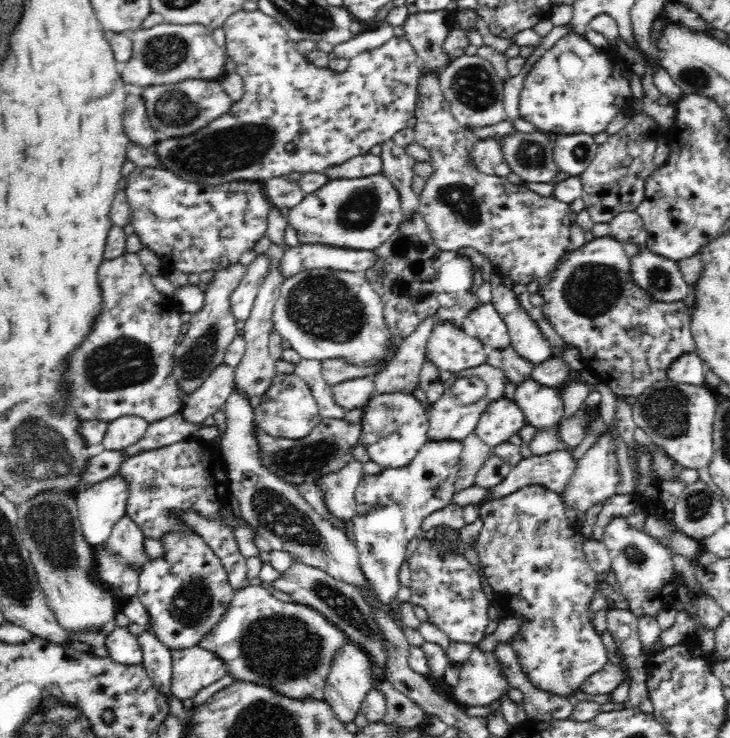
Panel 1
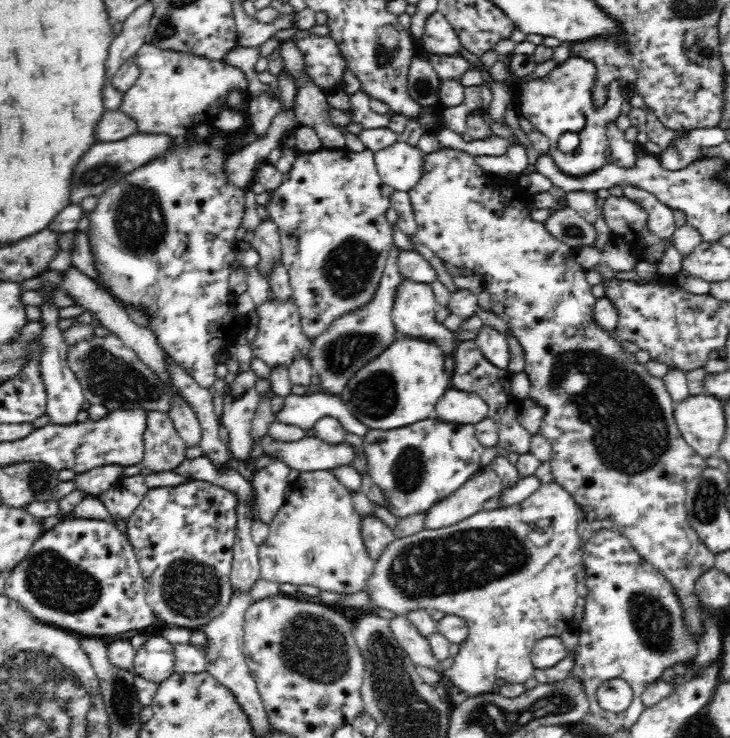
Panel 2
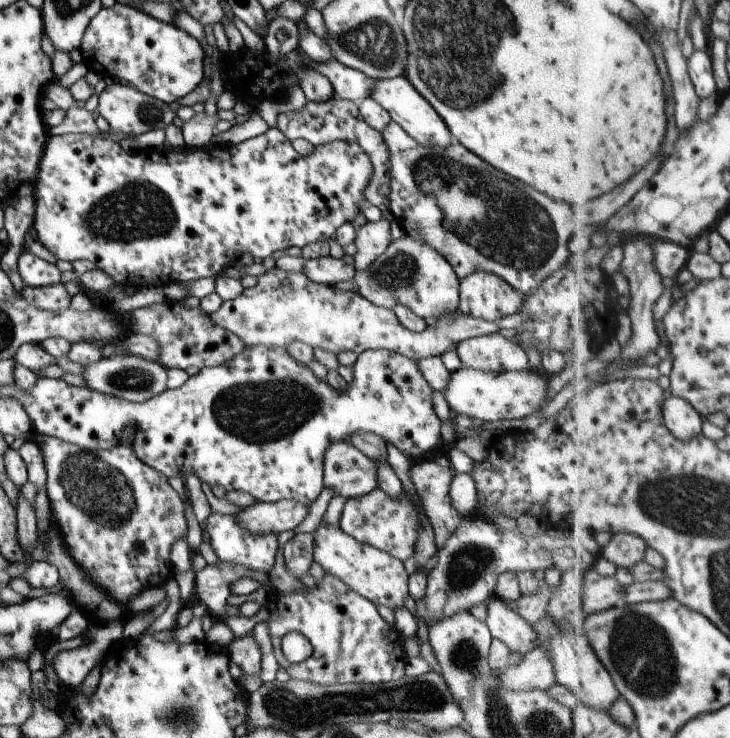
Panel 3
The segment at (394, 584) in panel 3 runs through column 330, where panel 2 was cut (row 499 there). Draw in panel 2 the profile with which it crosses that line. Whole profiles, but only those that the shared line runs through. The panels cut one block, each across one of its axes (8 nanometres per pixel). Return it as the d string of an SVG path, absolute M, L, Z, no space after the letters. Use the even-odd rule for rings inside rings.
M554 480L548 482L548 484L541 484L534 494L528 496L520 504L508 508L501 507L496 510L482 510L452 526L438 528L438 530L425 529L416 534L395 539L391 544L388 544L385 552L382 552L382 555L375 561L374 572L364 584L364 591L368 591L368 597L370 597L369 612L382 608L393 612L395 615L406 616L416 610L424 610L426 612L438 610L445 615L460 616L467 623L469 635L460 644L459 652L454 657L452 667L445 670L445 678L451 682L452 686L461 688L468 695L478 695L492 693L492 686L496 684L498 678L505 680L507 683L524 684L528 678L534 676L536 668L531 661L531 651L537 640L544 637L559 637L560 634L575 624L574 610L576 610L576 600L578 600L579 596L576 591L576 584L578 584L576 574L578 574L580 565L583 565L583 547L585 544L577 531L581 513L582 508L579 508L579 505L572 499L572 494L568 493Z

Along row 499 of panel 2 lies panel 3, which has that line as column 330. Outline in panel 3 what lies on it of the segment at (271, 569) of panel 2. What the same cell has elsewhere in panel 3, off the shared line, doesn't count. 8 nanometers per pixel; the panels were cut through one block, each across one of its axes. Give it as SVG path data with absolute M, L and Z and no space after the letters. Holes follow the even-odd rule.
M277 267L258 277L257 284L253 288L240 289L237 298L224 301L219 310L210 313L207 318L215 326L234 334L247 346L262 345L285 349L292 342L302 342L312 349L321 348L335 355L342 352L354 352L357 356L369 349L385 349L416 362L424 358L441 357L449 350L455 350L461 341L481 335L490 335L500 329L494 321L455 314L453 318L442 316L436 321L431 321L422 333L414 333L397 321L396 314L392 309L375 306L356 290L342 292L330 285L314 283L302 272L285 272Z

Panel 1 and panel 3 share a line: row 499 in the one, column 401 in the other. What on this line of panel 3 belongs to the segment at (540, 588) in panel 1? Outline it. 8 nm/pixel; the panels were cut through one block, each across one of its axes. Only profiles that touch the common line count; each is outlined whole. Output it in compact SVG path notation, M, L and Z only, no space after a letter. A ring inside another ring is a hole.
M376 488L364 496L347 500L339 526L345 534L350 534L358 542L374 546L404 562L413 556L418 542L418 532L422 530L420 512L424 512L422 502L418 506L412 504L412 500L404 490L402 490L402 496L396 500L396 498L390 498L384 490Z

